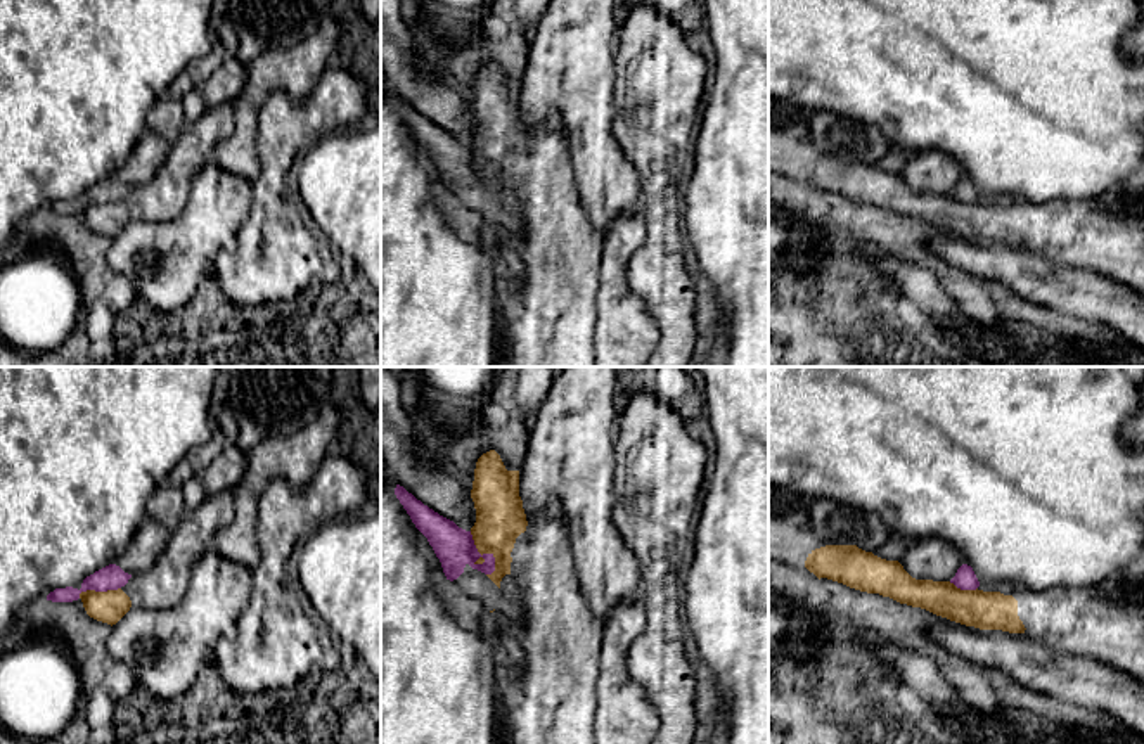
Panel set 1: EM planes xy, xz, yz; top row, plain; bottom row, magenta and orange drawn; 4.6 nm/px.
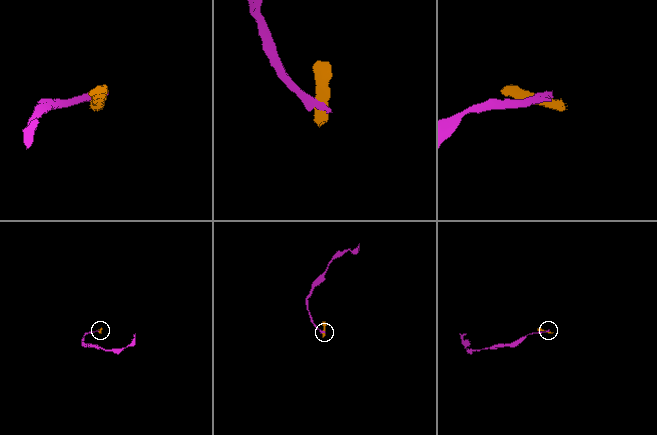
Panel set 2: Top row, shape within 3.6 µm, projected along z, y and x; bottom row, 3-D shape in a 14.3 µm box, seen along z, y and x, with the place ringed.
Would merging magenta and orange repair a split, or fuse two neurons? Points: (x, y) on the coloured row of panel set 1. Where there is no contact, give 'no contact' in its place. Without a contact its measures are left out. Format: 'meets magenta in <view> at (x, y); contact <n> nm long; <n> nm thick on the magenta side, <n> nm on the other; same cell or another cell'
meets magenta in xz at (485, 554); contact 220 nm long; 180 nm thick on the magenta side, 220 nm on the other; another cell

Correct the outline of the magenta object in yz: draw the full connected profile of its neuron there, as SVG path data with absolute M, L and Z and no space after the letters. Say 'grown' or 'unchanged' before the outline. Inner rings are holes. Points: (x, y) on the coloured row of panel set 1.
unchanged; M962 564L955 576L950 580L950 583L954 583L957 588L961 590L976 590L980 587L980 581L973 571L971 566Z

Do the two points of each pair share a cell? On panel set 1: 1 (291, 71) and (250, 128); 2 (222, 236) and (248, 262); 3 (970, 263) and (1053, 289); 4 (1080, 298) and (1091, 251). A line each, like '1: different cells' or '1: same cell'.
1: same cell
2: different cells
3: same cell
4: different cells

